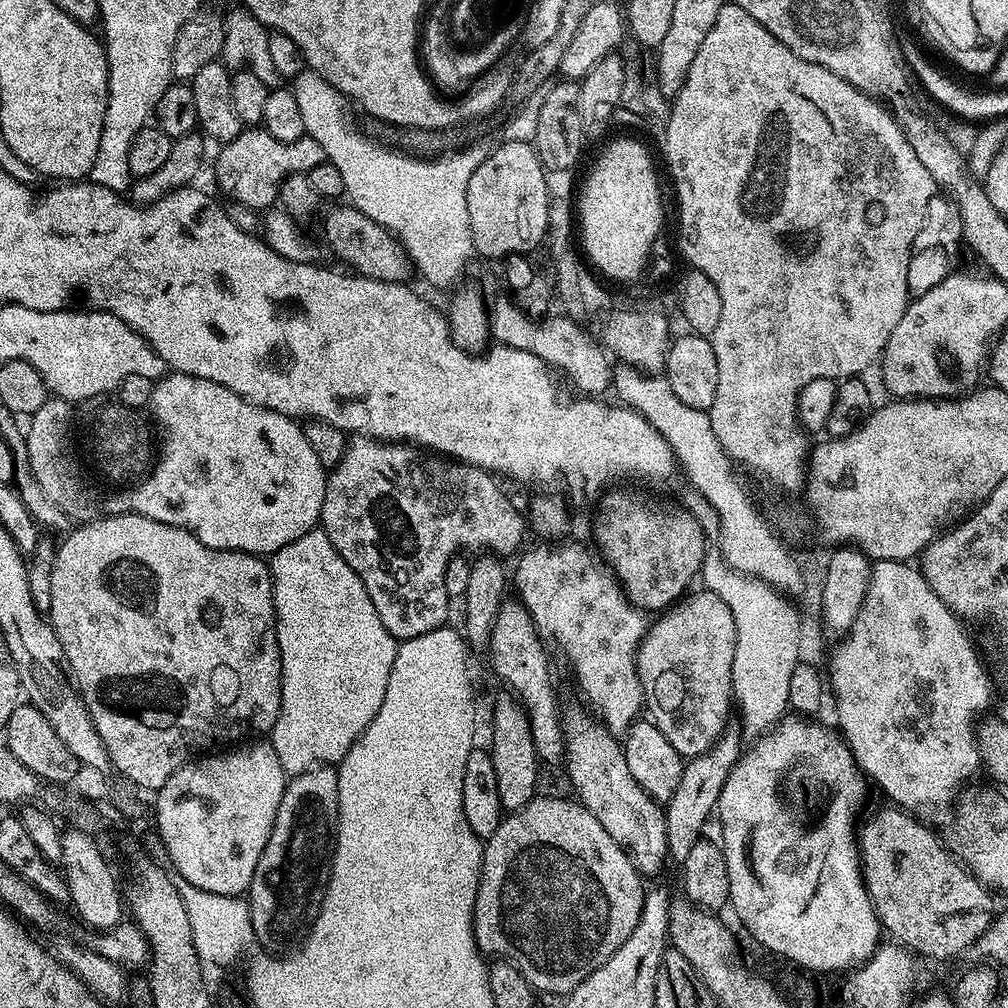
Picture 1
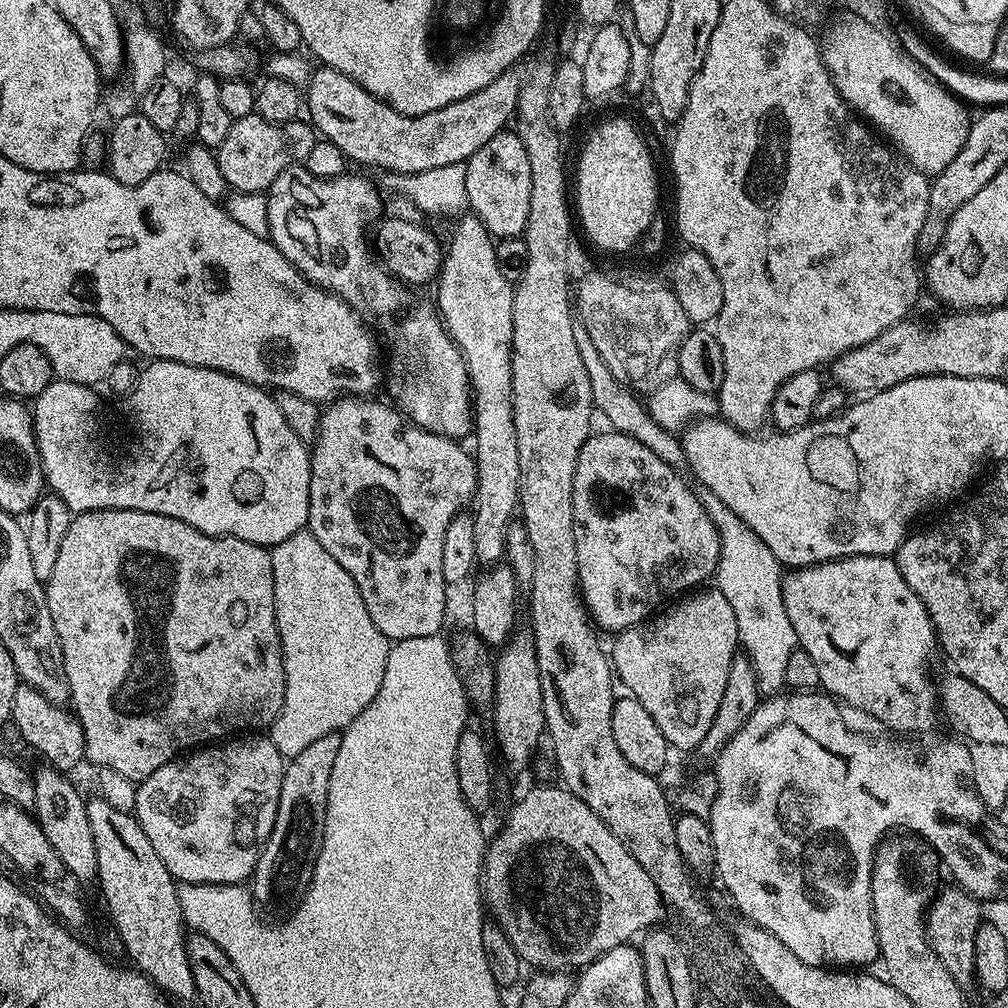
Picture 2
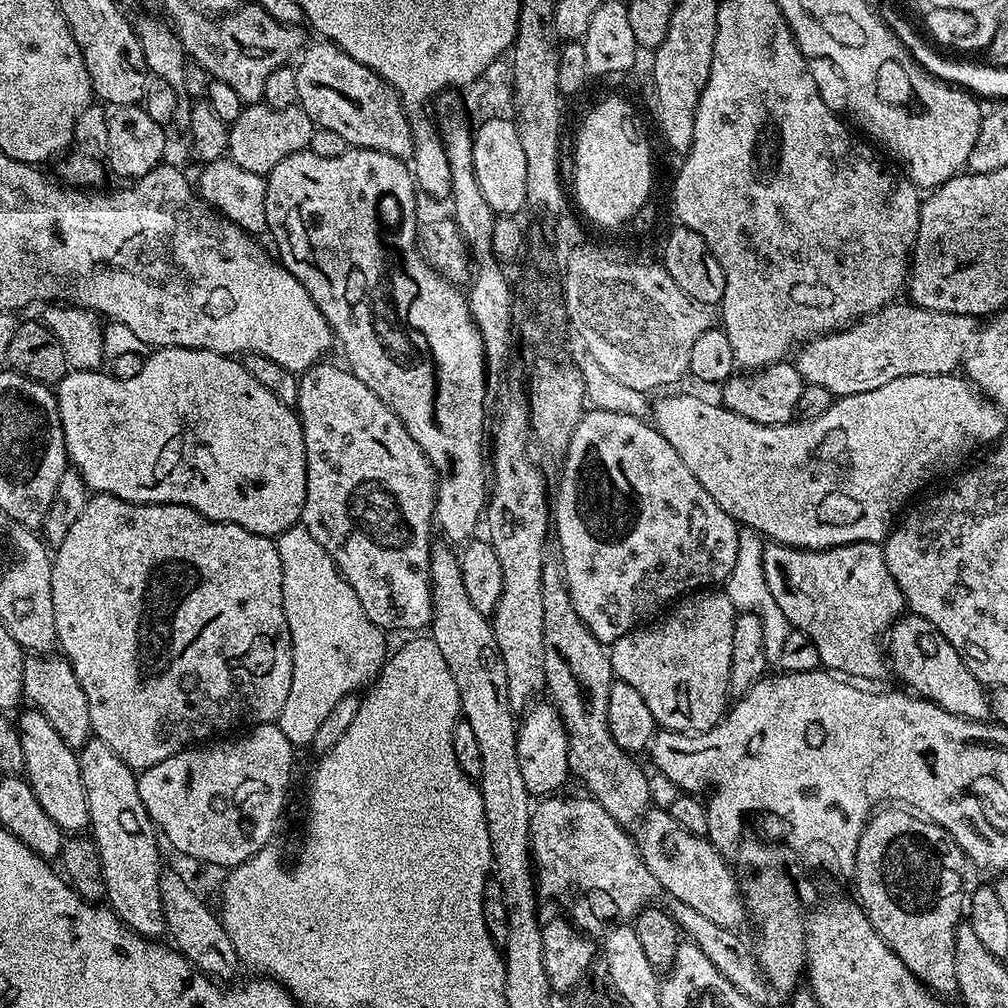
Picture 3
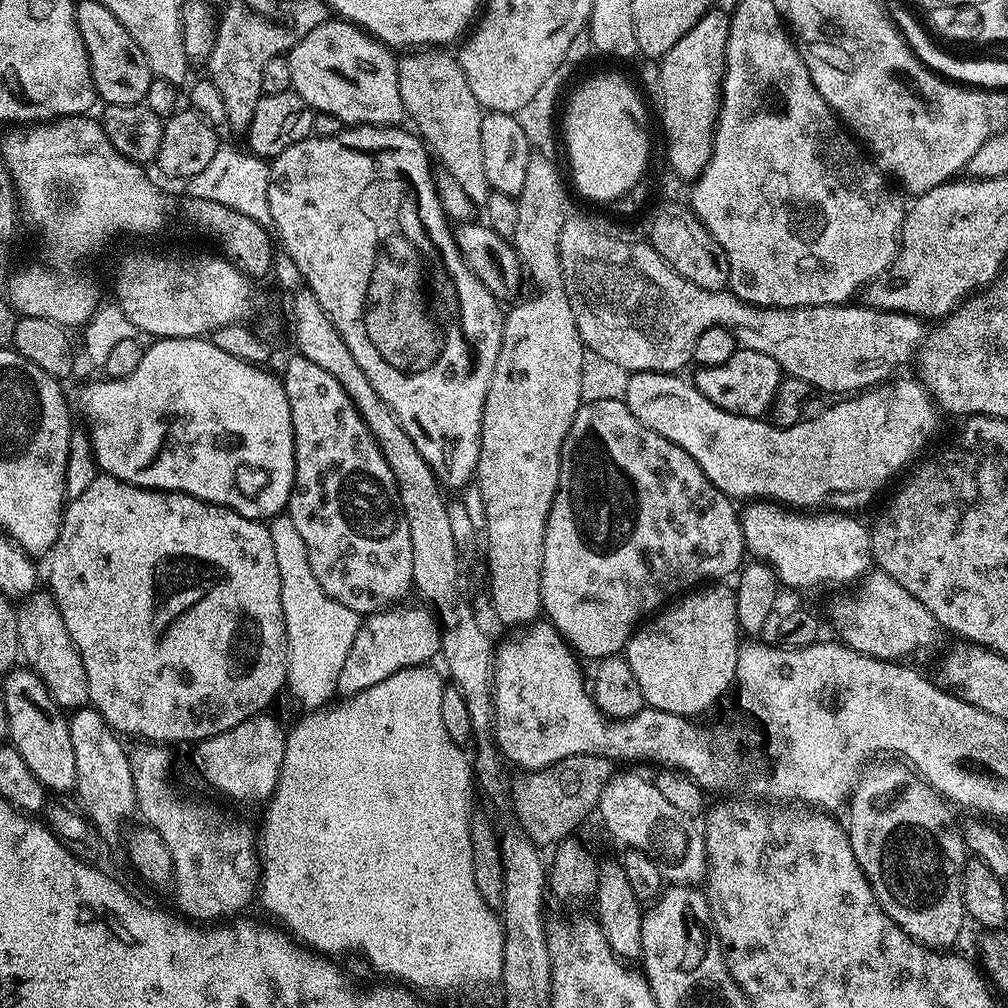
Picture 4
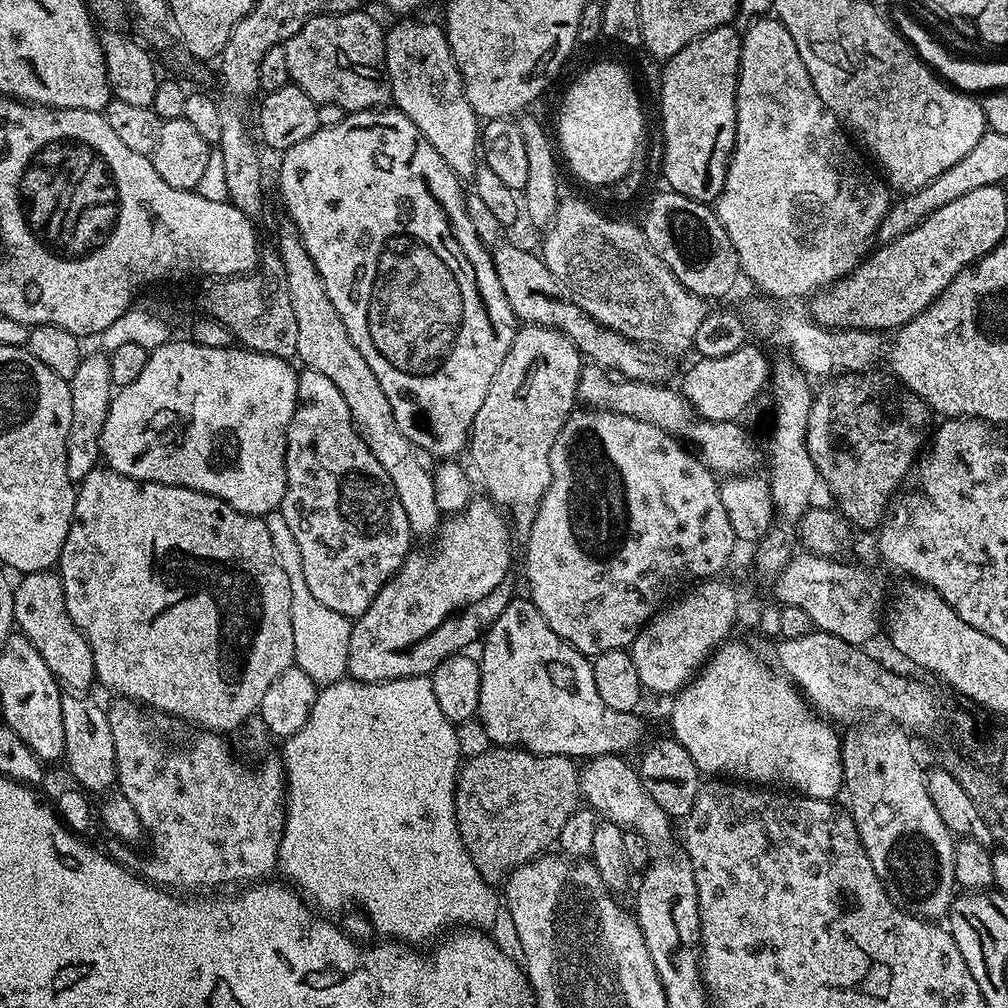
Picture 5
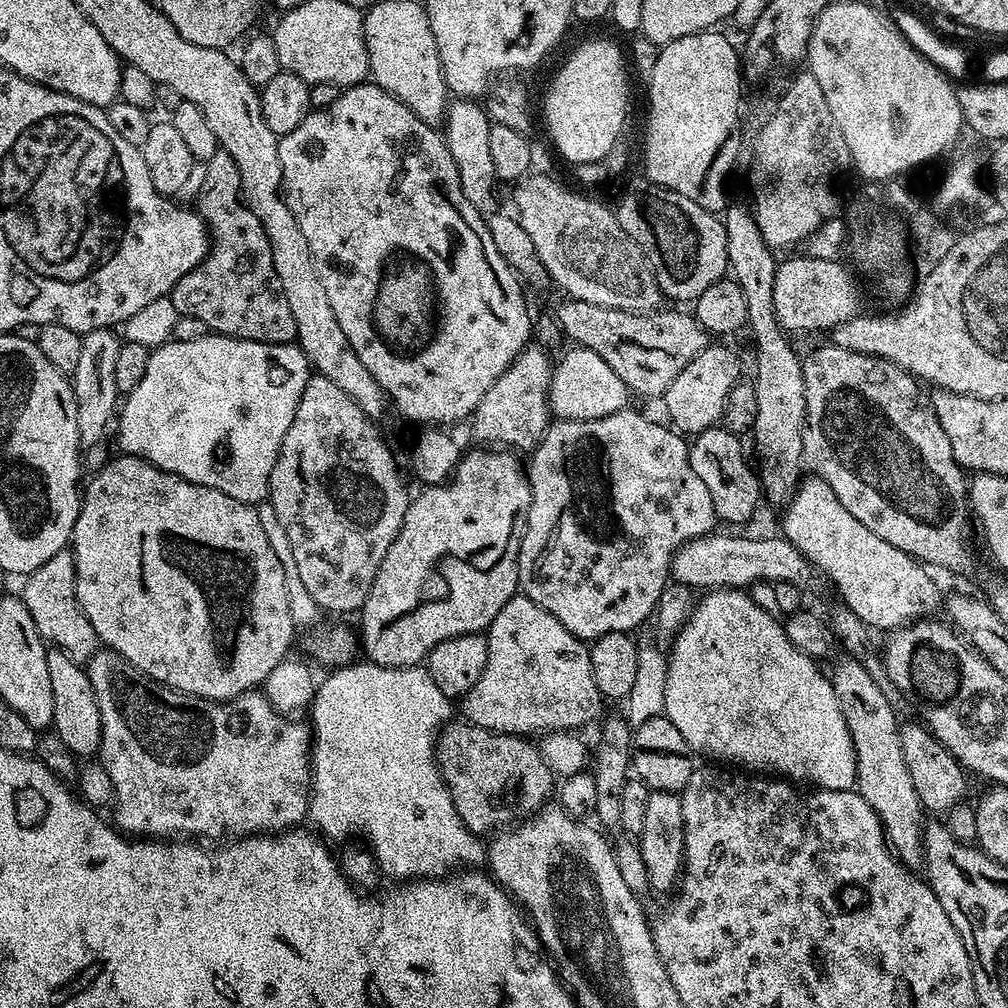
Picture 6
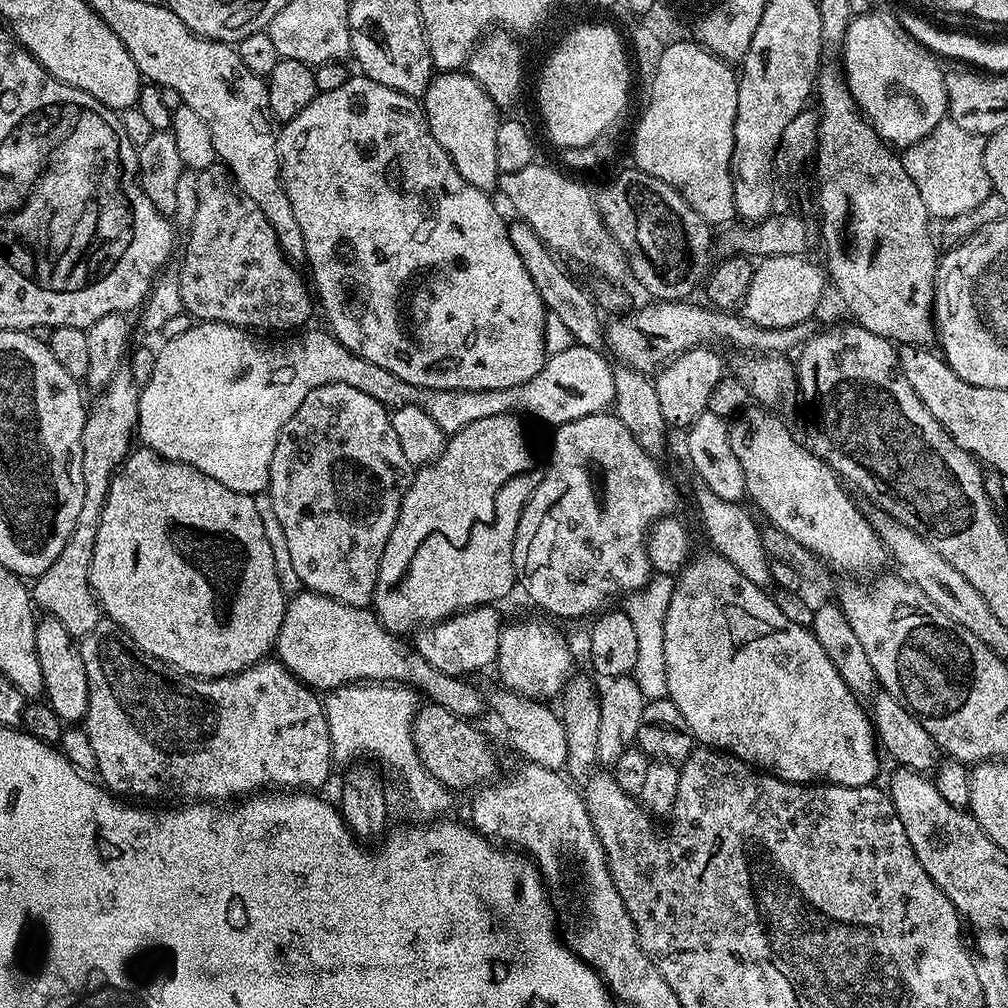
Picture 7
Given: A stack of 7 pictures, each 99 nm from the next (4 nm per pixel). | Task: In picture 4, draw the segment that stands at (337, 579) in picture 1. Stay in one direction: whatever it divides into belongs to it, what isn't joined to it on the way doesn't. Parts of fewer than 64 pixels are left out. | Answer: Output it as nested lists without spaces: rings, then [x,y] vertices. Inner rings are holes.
[[[287,514],[272,517],[268,529],[270,542],[274,542],[274,558],[278,558],[278,574],[282,578],[282,614],[288,635],[286,688],[302,707],[308,708],[306,710],[319,710],[337,695],[338,674],[342,674],[346,666],[346,654],[350,654],[354,646],[362,616],[337,604],[322,586],[318,586],[314,570],[310,570],[306,542],[302,542]]]

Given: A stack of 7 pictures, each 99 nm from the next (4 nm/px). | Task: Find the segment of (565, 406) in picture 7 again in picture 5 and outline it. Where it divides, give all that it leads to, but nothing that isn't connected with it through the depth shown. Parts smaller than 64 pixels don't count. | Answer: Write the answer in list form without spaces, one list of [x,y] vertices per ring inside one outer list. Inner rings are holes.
[[[584,366],[580,370],[578,400],[581,405],[592,410],[621,412],[630,418],[650,422],[668,435],[679,438],[689,445],[696,444],[698,459],[714,474],[748,474],[756,464],[758,448],[739,428],[739,423],[730,420],[704,420],[692,409],[692,403],[685,398],[683,391],[667,388],[664,382],[647,384],[641,380],[621,379],[615,384],[613,377],[599,366]]]

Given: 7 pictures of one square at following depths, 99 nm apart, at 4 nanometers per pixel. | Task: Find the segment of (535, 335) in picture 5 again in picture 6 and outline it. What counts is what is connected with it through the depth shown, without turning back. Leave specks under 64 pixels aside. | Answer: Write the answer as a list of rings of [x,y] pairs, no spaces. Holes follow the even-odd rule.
[[[529,346],[524,351],[519,352],[516,356],[516,361],[511,364],[509,368],[502,373],[497,380],[494,382],[494,386],[490,386],[490,390],[486,390],[484,397],[478,402],[476,411],[472,413],[470,417],[470,425],[472,424],[472,432],[477,436],[479,443],[484,446],[499,446],[504,450],[517,450],[516,448],[528,448],[527,450],[535,449],[536,445],[540,443],[540,439],[544,436],[544,431],[547,430],[550,423],[550,409],[548,407],[548,387],[552,381],[552,369],[554,367],[553,357],[548,357],[549,354],[543,347],[540,346]]]

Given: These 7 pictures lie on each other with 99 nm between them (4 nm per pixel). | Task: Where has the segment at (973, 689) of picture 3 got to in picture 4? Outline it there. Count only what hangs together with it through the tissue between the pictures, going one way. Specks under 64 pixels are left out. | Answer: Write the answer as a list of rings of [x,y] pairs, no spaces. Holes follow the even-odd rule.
[[[874,570],[860,586],[854,596],[838,601],[832,610],[832,620],[840,631],[839,639],[843,643],[864,656],[893,662],[906,660],[916,652],[928,652],[933,648],[940,635],[937,620],[922,602],[903,589],[894,578]]]

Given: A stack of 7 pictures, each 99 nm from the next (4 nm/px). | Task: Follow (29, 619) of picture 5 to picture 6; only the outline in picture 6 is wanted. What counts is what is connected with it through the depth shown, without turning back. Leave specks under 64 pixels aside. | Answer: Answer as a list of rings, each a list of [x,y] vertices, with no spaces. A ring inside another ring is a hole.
[[[65,550],[54,554],[50,562],[42,562],[38,570],[27,573],[22,591],[22,599],[26,610],[30,610],[30,618],[34,618],[34,626],[38,626],[38,634],[53,649],[65,652],[81,666],[87,665],[88,659],[98,650],[98,641],[94,626],[90,626],[90,618],[84,616],[76,597],[76,567],[71,551]]]

